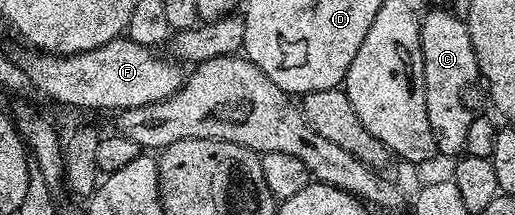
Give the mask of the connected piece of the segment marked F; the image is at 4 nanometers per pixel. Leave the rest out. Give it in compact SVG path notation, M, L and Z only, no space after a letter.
M128 37L113 39L96 49L88 49L75 55L51 55L37 49L26 49L22 56L17 56L16 62L20 69L24 69L24 73L28 73L28 81L35 92L38 90L44 98L51 99L54 103L63 103L66 107L83 107L86 111L117 113L124 109L164 101L182 88L184 78L184 67L181 62L170 57L161 59L151 48L136 45L136 41Z

